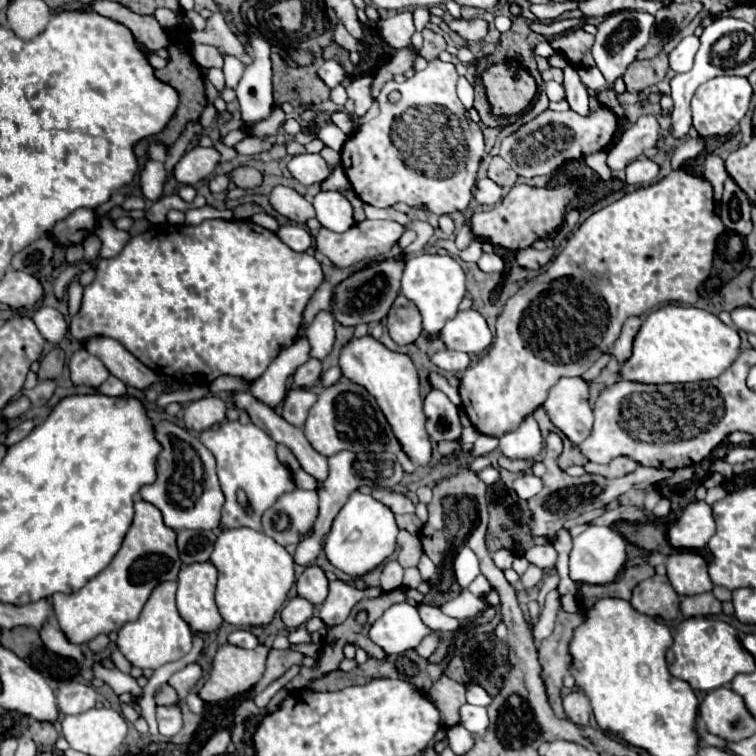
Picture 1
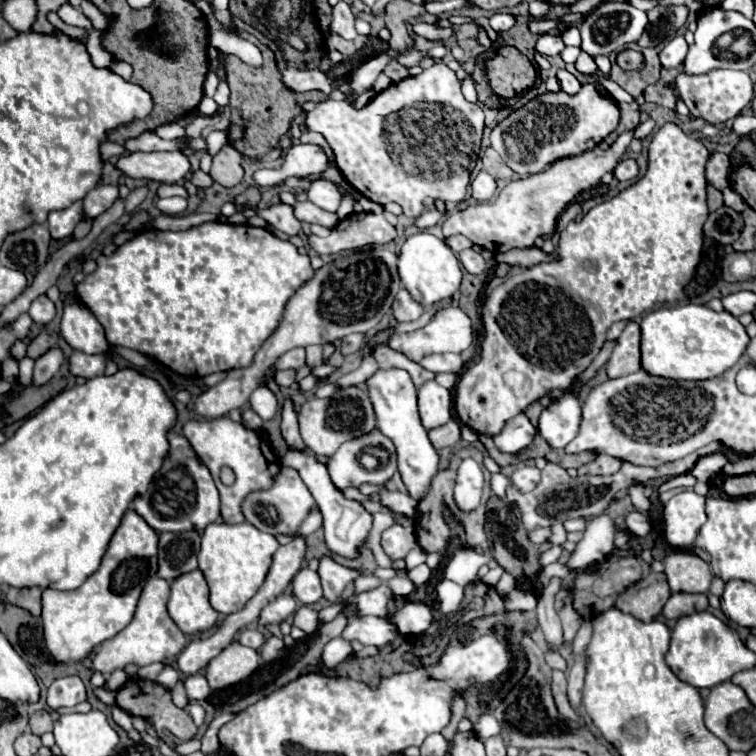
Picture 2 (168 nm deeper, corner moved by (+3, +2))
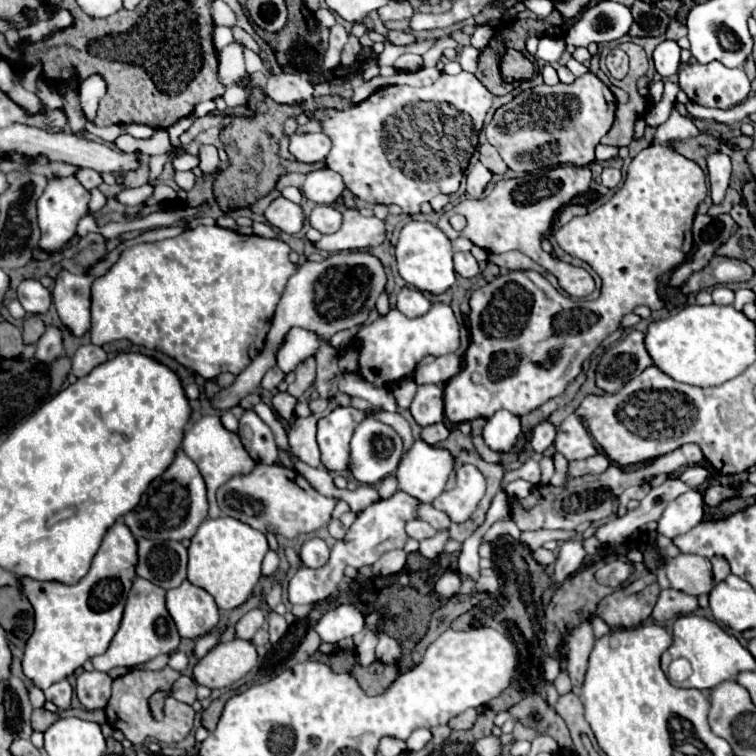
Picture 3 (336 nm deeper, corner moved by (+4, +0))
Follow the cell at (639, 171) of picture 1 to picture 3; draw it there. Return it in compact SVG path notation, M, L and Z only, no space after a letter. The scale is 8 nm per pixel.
M606 167L606 169L602 171L602 185L606 185L606 187L618 187L620 181L622 181L622 173L620 173L620 169Z

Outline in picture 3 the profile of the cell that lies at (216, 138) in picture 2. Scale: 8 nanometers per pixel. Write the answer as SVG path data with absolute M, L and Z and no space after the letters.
M180 155L174 159L174 167L176 171L190 171L194 167L198 167L198 155Z

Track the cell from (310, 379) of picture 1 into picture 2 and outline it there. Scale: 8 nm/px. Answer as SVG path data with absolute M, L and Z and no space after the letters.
M275 371L273 375L273 381L279 385L279 387L287 387L287 385L293 385L295 383L295 371Z

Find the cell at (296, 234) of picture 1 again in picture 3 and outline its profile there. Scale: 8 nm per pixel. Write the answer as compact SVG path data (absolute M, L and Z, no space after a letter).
M284 197L274 199L268 205L268 209L264 211L264 217L272 227L276 227L276 229L280 229L282 233L288 233L288 235L298 233L304 225L304 215L302 215L300 205L288 201Z

